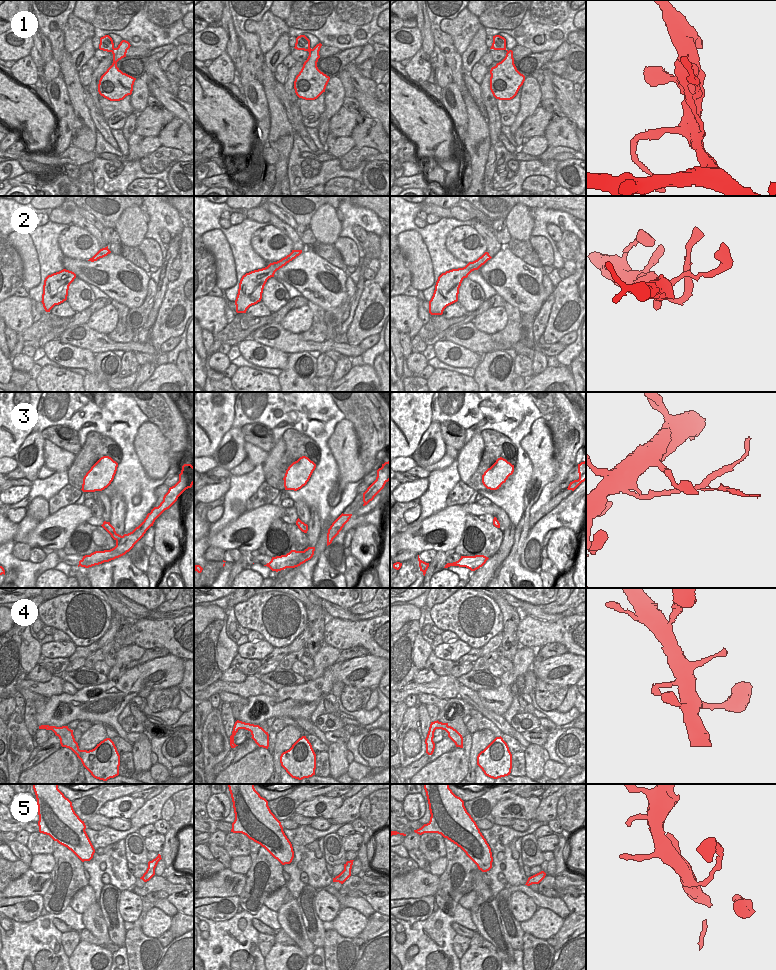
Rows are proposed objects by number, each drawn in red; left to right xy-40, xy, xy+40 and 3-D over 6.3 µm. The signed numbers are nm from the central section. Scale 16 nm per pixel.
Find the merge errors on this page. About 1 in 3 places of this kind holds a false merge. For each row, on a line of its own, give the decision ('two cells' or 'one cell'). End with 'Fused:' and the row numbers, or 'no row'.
1: one cell
2: one cell
3: two cells
4: one cell
5: one cell
Fused: 3

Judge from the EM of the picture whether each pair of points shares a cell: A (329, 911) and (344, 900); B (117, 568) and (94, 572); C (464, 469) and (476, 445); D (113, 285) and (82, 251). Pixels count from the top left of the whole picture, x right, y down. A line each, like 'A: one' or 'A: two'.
A: two
B: one
C: one
D: two

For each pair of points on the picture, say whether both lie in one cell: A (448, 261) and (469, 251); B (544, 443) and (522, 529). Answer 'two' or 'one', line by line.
A: two
B: one

